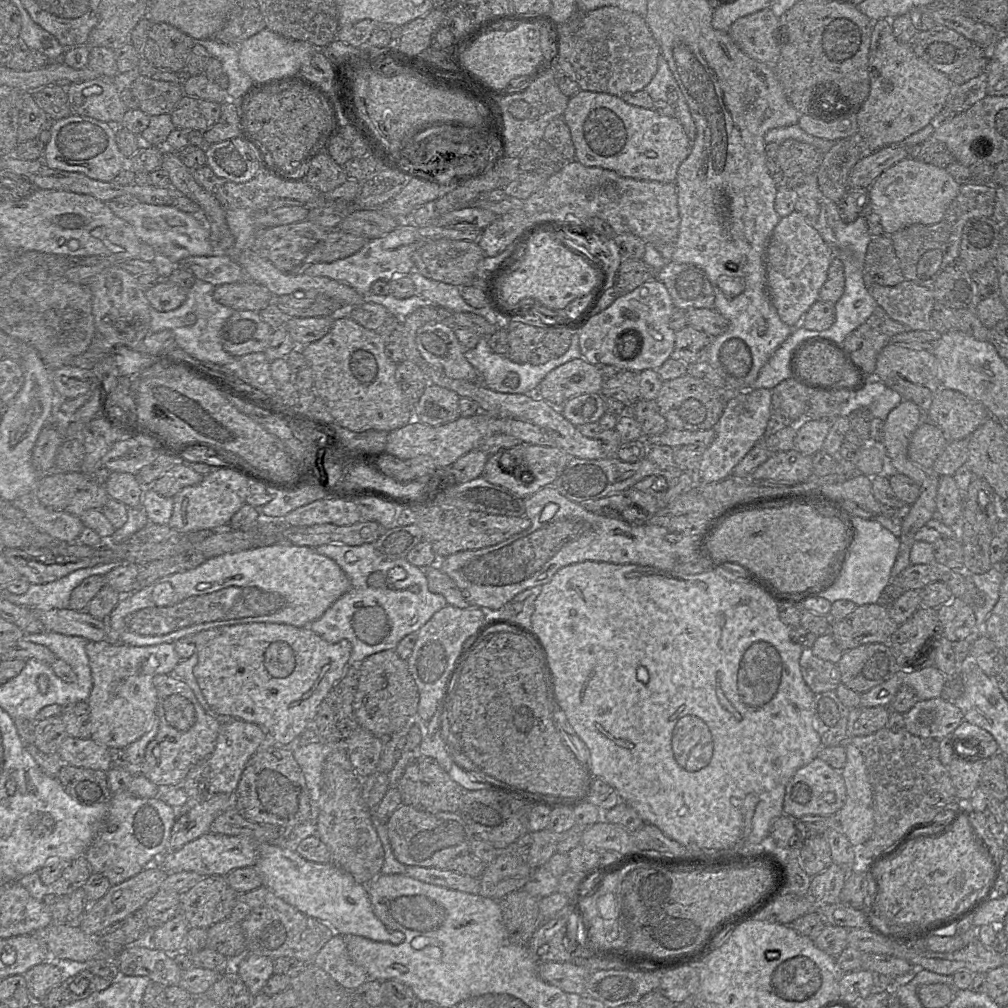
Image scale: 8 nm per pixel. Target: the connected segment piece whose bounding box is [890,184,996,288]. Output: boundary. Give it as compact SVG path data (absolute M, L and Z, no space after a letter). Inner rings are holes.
M962 185L959 194L949 205L944 218L939 223L932 225L915 224L892 234L890 237L905 280L913 281L923 287L932 288L942 271L959 258L962 231L965 224L975 218L991 218L994 213L995 202L996 185Z

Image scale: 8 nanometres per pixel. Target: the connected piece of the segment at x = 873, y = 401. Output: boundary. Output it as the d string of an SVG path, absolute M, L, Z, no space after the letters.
M874 378L866 387L853 396L852 406L863 406L871 411L874 417L885 421L889 412L902 401L901 395Z

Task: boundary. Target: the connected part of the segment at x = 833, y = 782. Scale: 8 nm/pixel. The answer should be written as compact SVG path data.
M819 757L798 769L785 788L783 813L793 817L806 815L834 817L846 801L846 786L840 771Z

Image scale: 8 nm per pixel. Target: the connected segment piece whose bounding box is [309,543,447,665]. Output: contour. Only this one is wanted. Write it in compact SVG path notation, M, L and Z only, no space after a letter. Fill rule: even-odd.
M364 543L359 546L328 544L318 546L315 550L318 554L324 555L338 564L350 581L350 589L309 627L328 643L335 644L341 640L348 640L352 645L349 665L359 665L368 656L381 651L395 650L405 636L417 633L436 612L447 605L447 601L442 595L432 593L428 589L424 569L410 564L405 558L386 560L377 553L373 543ZM374 572L383 574L383 582L377 587L369 586L367 583L369 575Z

